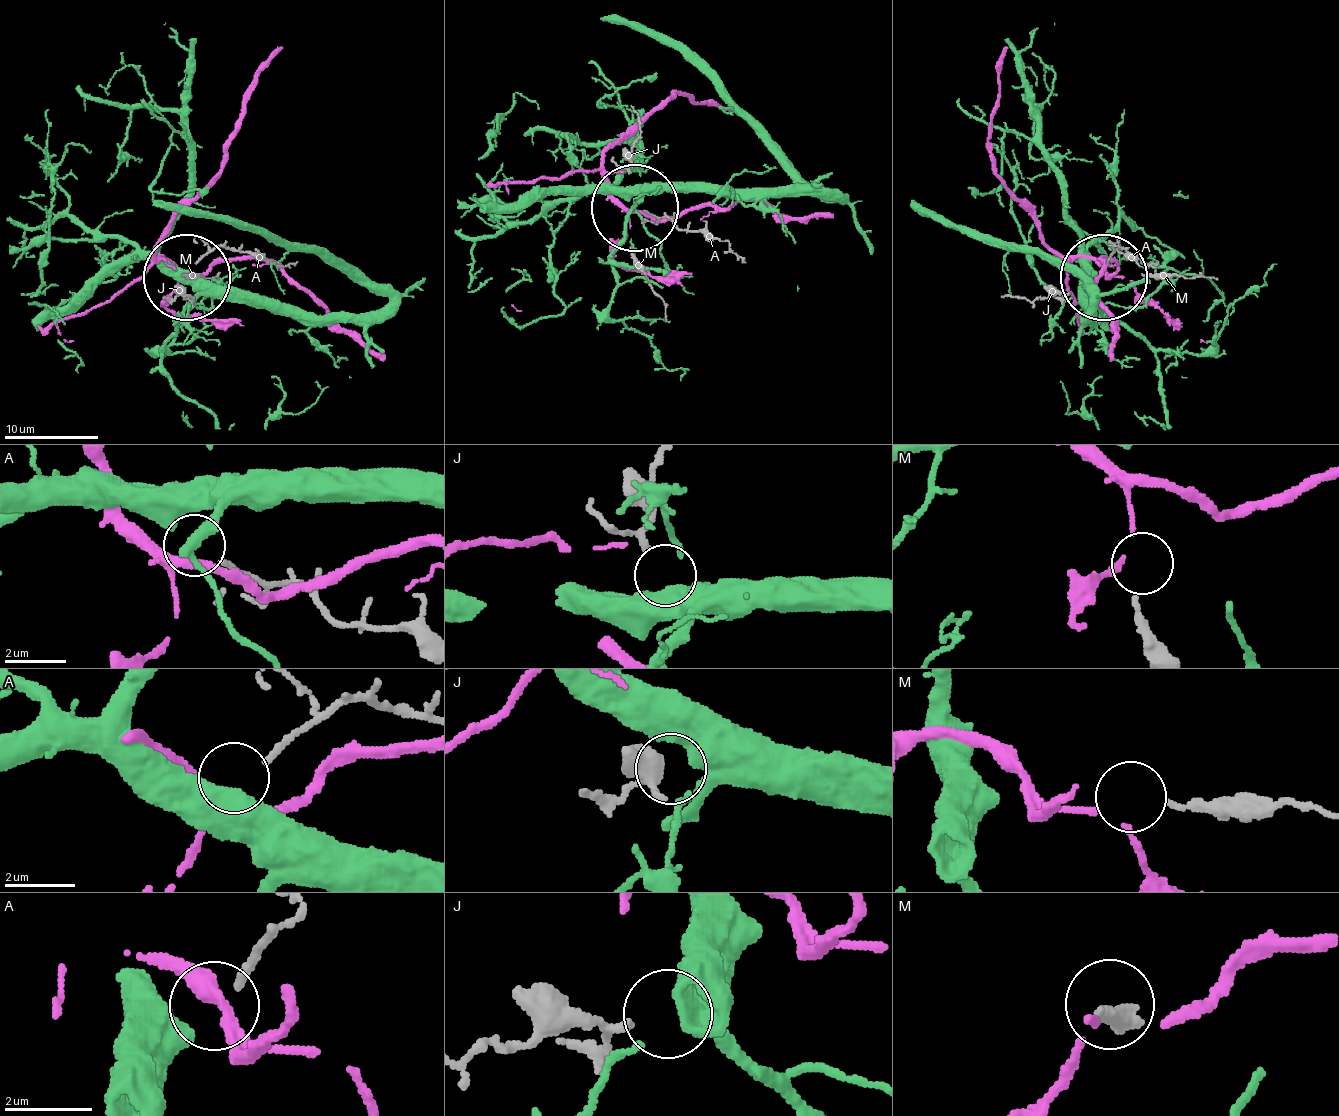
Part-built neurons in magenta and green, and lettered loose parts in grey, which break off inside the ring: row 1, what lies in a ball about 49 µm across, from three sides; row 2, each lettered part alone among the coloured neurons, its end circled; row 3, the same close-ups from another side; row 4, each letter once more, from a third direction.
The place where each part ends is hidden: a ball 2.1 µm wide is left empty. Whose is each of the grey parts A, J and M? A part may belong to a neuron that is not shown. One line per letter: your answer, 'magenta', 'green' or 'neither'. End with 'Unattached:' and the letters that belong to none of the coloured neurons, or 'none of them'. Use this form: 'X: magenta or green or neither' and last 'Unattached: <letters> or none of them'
A: green
J: neither
M: magenta
Unattached: J

